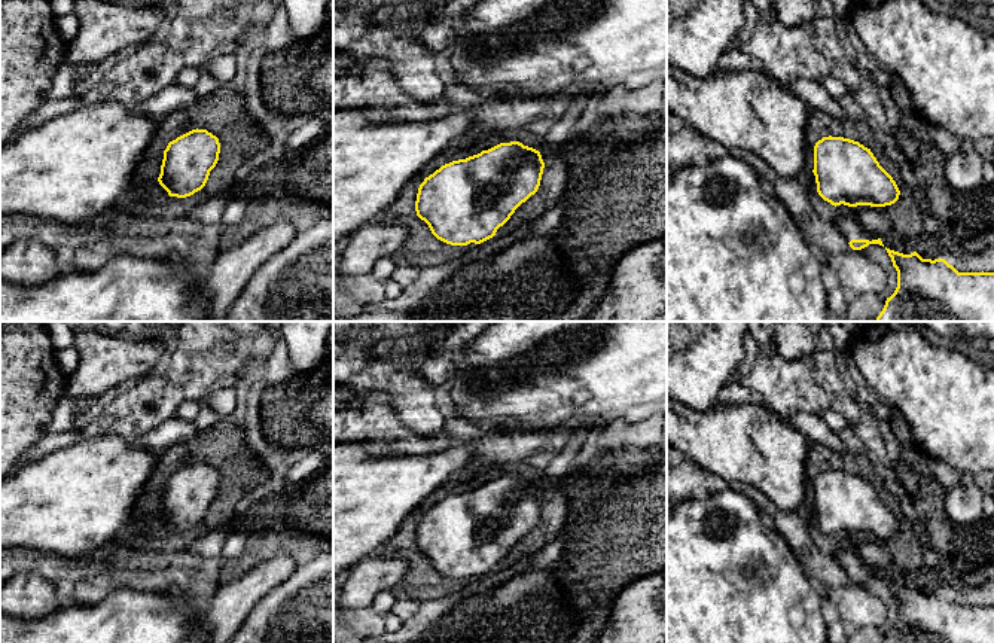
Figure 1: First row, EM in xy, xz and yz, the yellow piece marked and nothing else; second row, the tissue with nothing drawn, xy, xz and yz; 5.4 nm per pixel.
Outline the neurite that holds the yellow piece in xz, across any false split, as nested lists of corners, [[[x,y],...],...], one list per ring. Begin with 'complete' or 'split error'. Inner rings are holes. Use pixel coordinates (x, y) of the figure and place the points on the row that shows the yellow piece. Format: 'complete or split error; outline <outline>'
complete; outline [[[519,141],[500,143],[466,159],[442,165],[418,188],[415,211],[432,234],[451,246],[481,244],[493,238],[515,210],[540,186],[545,162],[539,150]]]

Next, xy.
complete; outline [[[192,129],[168,143],[158,182],[170,196],[190,196],[205,186],[219,153],[216,135],[207,129]]]

